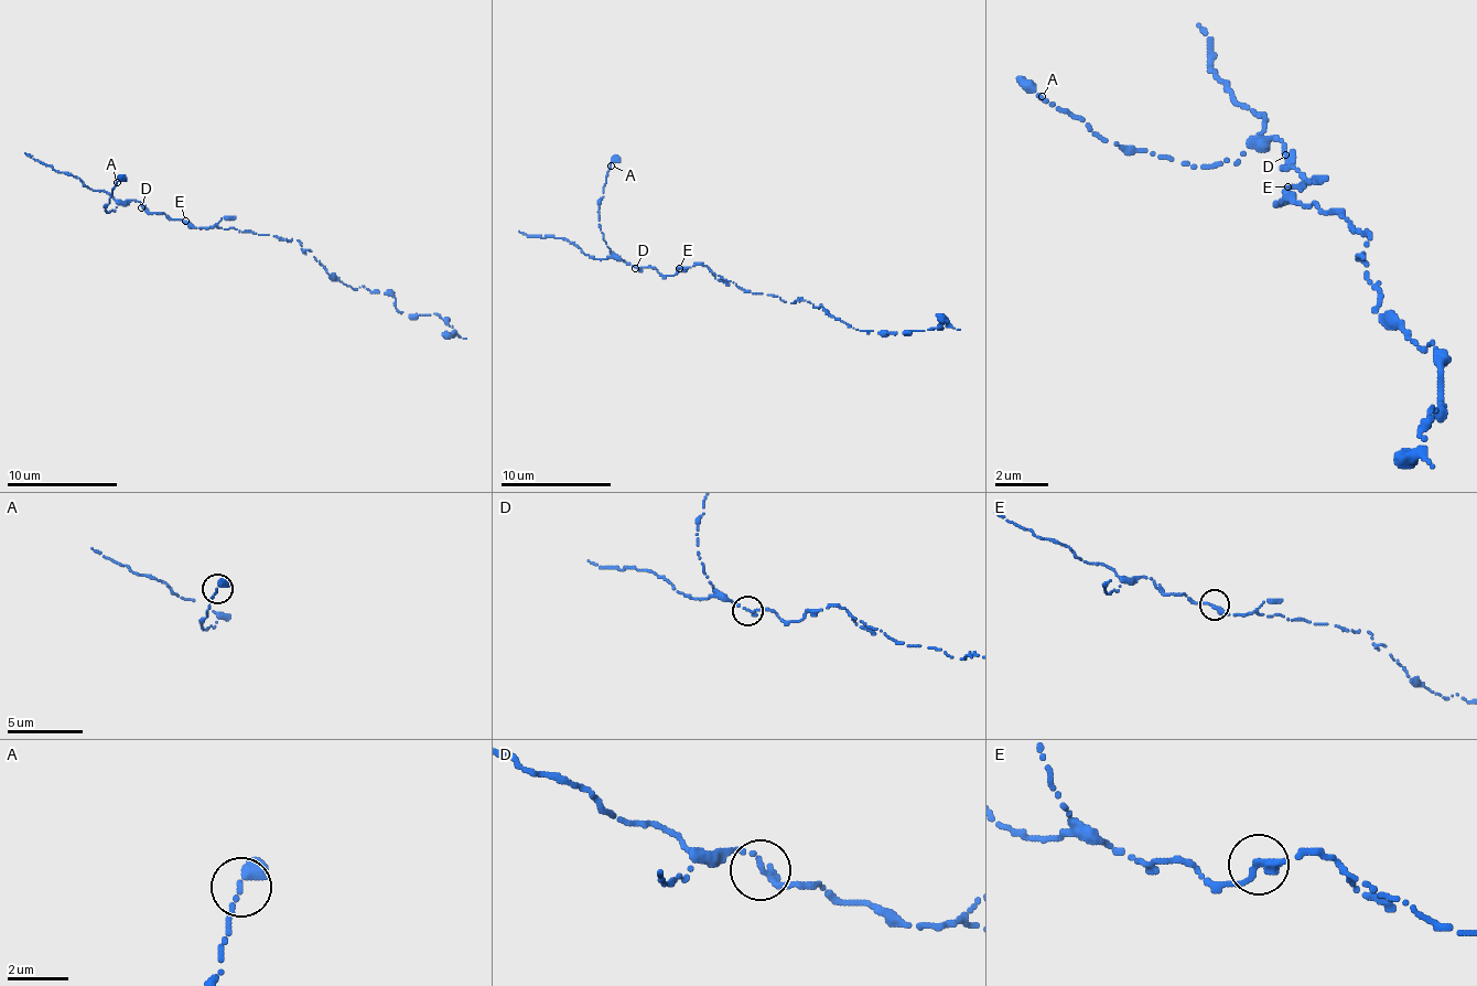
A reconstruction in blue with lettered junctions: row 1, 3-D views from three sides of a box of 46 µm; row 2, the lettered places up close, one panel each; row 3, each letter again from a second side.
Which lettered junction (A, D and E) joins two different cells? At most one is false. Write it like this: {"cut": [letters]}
{"cut": []}

